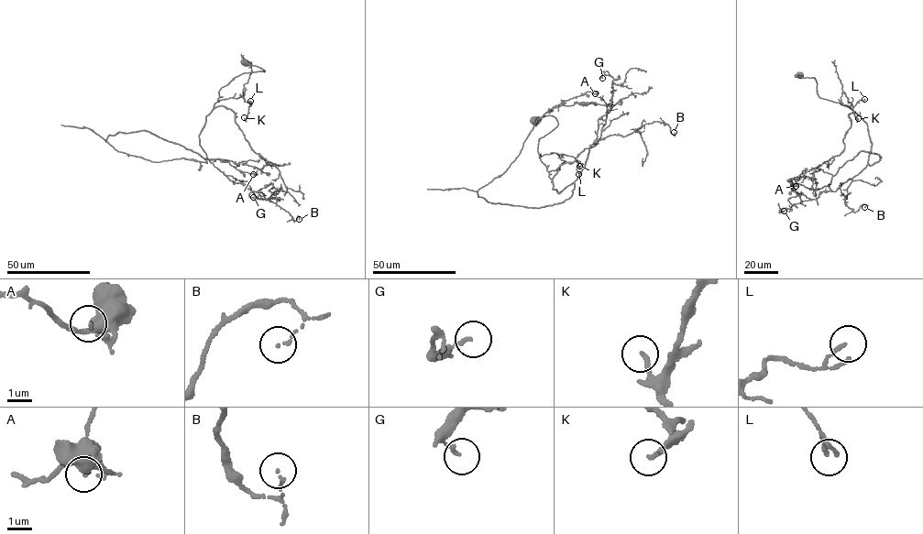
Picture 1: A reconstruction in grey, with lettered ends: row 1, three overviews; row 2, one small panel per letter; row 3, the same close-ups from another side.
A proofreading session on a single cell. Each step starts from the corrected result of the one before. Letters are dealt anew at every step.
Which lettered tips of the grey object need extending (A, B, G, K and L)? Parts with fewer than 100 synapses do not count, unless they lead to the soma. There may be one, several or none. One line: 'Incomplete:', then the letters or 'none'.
Incomplete: none

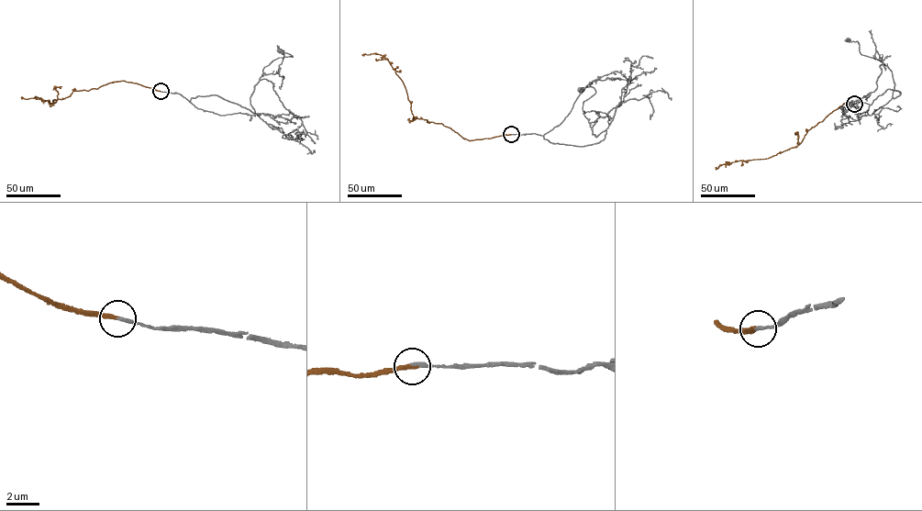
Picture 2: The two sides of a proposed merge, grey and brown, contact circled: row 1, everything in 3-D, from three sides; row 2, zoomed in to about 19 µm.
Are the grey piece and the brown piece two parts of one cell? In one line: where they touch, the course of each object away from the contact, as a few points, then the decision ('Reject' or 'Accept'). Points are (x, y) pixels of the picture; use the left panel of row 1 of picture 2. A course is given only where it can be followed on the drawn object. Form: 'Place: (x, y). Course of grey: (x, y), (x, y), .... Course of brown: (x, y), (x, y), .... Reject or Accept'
Place: (161, 91). Course of grey: (161, 91), (189, 101), (218, 95), (254, 113), (249, 97), (264, 67), (293, 57), (279, 50). Course of brown: (161, 91), (122, 81), (97, 89), (73, 91), (64, 98), (53, 99), (52, 105), (48, 100), (21, 97). Accept

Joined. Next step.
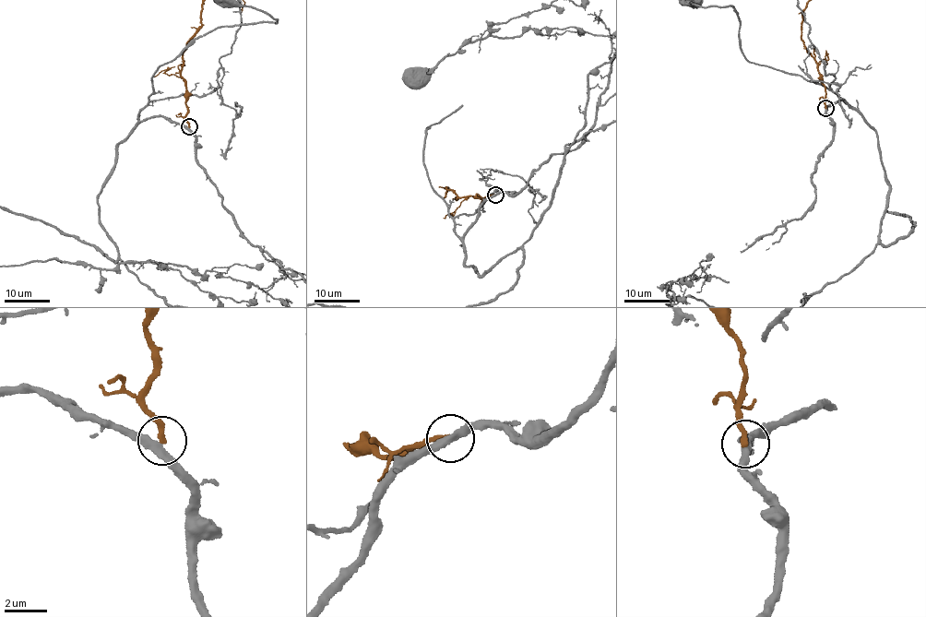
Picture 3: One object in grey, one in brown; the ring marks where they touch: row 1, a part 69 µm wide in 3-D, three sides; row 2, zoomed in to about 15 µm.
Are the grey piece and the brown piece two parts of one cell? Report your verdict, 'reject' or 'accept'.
reject

